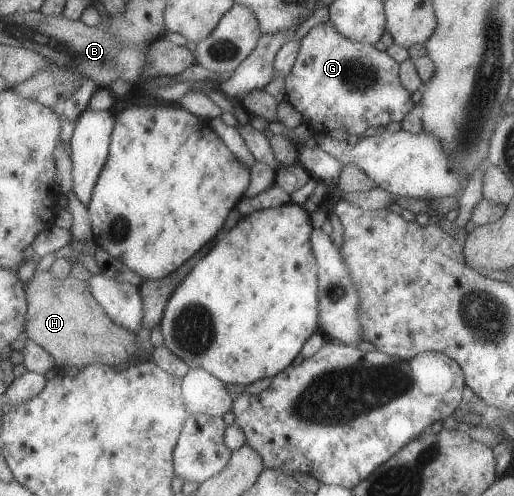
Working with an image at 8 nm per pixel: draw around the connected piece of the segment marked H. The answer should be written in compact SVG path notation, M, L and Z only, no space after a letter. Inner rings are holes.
M50 270L39 271L27 286L28 294L28 314L26 335L29 339L44 347L49 354L55 358L56 366L60 371L79 370L86 367L103 364L115 367L121 363L131 362L135 357L139 357L140 346L137 334L125 327L117 325L109 317L109 314L97 302L87 281L69 276L67 279L59 281Z

